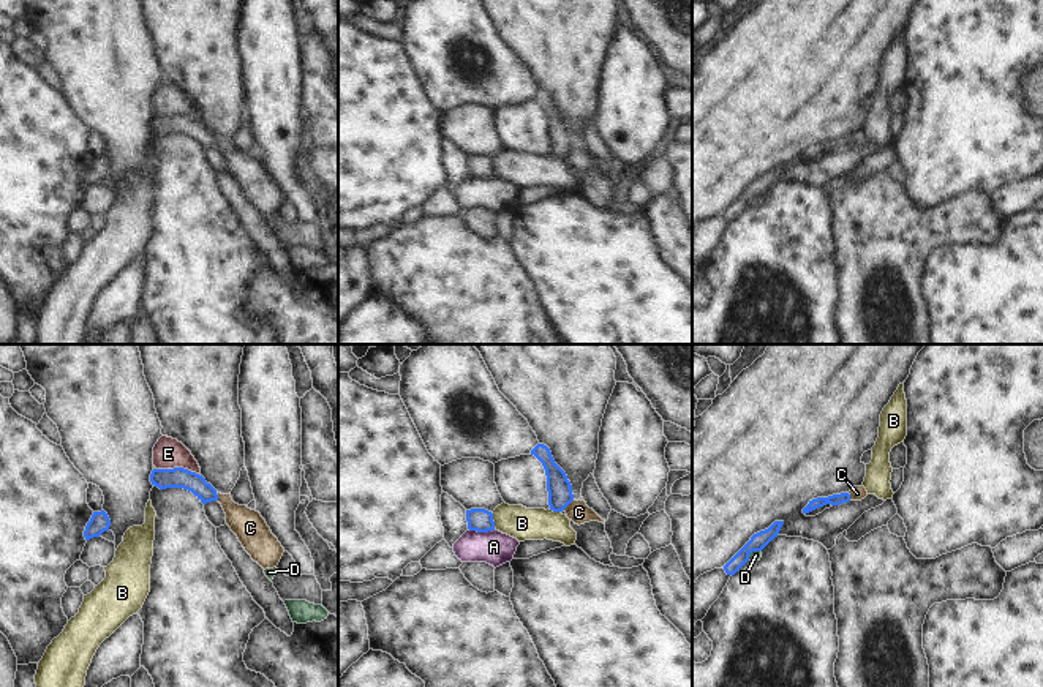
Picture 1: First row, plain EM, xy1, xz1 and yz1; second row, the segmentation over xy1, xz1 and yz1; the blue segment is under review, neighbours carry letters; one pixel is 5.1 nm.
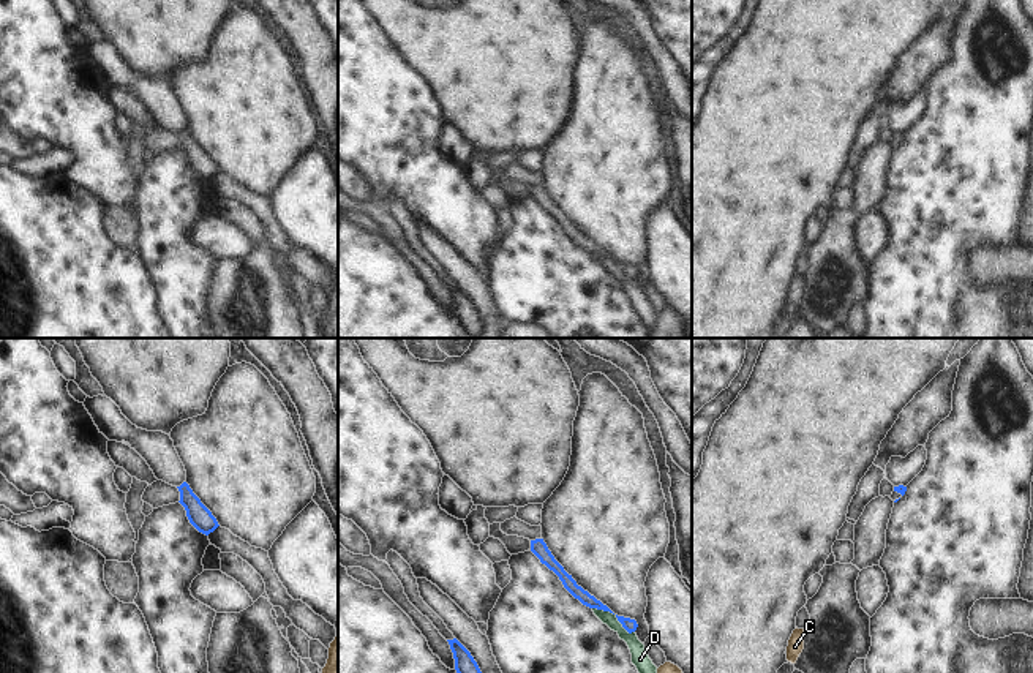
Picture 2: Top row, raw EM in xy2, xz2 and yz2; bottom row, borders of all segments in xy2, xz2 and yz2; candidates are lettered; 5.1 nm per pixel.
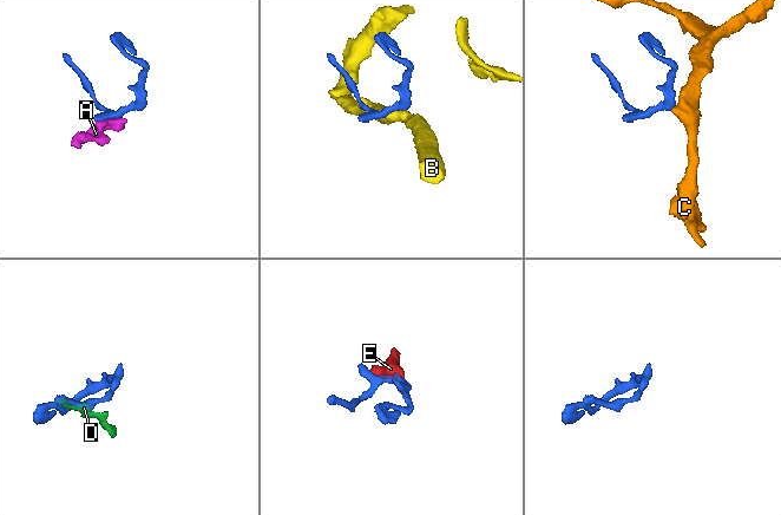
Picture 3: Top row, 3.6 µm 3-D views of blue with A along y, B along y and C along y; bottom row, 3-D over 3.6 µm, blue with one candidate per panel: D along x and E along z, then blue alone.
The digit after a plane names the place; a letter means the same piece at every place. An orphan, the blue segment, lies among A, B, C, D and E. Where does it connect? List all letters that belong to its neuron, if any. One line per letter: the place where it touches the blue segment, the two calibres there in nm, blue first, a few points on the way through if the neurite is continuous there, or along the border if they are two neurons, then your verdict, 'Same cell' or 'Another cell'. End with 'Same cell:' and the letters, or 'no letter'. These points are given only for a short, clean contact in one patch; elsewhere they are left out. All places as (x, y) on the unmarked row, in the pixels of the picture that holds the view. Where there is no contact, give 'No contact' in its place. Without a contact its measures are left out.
A: Touches blue at xz1 (482, 177). Thickness 120 nm (blue) against 170 nm. Boundary: xz1 (468, 174), (478, 177), (495, 176). Another cell
B: Touches blue at xz1 (492, 166). Thickness 120 nm (blue) against 170 nm. Boundary: xz1 (490, 158), (495, 174). Another cell
C: Touches blue at xz1 (568, 150). Thickness 130 nm (blue) against 110 nm. Boundary: xz1 (574, 146), (563, 155). Another cell
D: Touches blue at xz2 (616, 263). Thickness 70 nm (blue) against 90 nm. Boundary: xz2 (593, 253), (608, 256), (629, 278), (634, 278). Another cell
E: Touches blue at xy1 (179, 114). Thickness 110 nm (blue) against 160 nm. Boundary: xy1 (157, 114), (187, 114), (199, 122). Another cell
Same cell: no letter.

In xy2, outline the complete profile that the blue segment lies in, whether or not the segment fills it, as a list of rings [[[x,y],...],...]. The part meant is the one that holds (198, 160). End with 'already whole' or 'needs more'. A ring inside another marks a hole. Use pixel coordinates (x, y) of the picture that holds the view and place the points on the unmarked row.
[[[156,126],[145,134],[142,147],[150,150],[153,155],[180,149],[186,156],[190,169],[205,182],[220,172],[216,164],[193,139],[186,128],[180,133],[172,133],[163,126]]]; needs more

